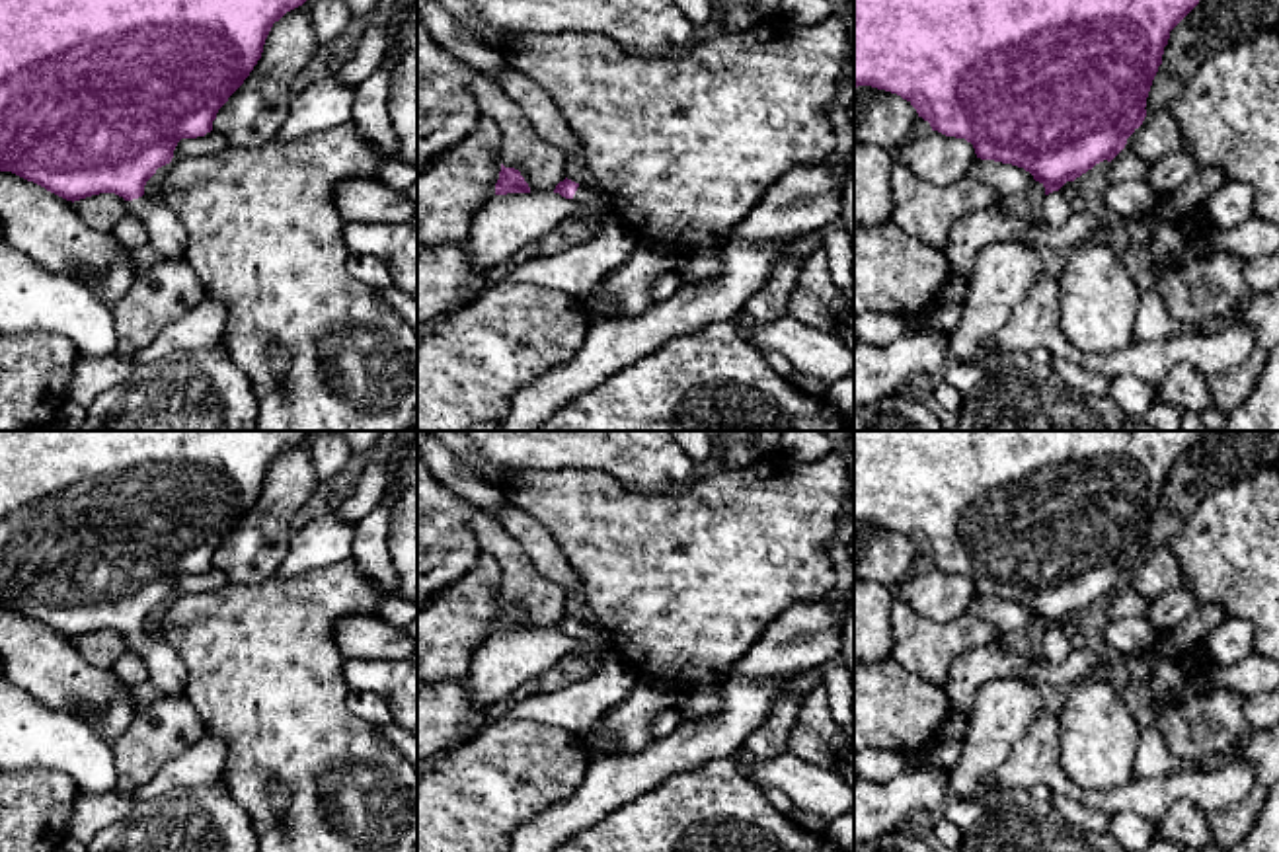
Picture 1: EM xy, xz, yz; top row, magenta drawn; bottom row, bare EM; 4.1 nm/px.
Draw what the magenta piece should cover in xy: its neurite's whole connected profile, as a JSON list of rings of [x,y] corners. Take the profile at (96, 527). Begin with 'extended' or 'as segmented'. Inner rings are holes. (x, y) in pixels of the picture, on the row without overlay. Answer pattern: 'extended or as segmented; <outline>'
extended; [[[0,431],[0,608],[12,608],[72,639],[99,630],[115,630],[127,638],[129,649],[146,661],[150,682],[162,694],[183,692],[187,678],[185,663],[162,638],[150,638],[144,632],[144,622],[158,604],[172,599],[181,575],[197,575],[213,567],[218,546],[244,521],[261,495],[273,460],[287,448],[302,443],[308,433],[310,431]]]

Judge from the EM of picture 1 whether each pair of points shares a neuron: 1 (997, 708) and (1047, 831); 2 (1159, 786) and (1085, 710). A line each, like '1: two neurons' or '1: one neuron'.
1: one neuron
2: two neurons

